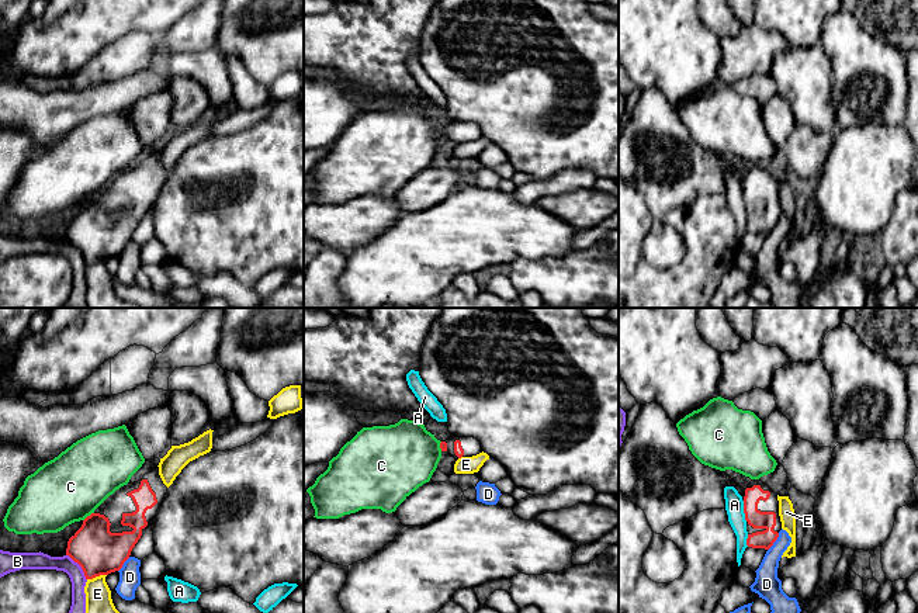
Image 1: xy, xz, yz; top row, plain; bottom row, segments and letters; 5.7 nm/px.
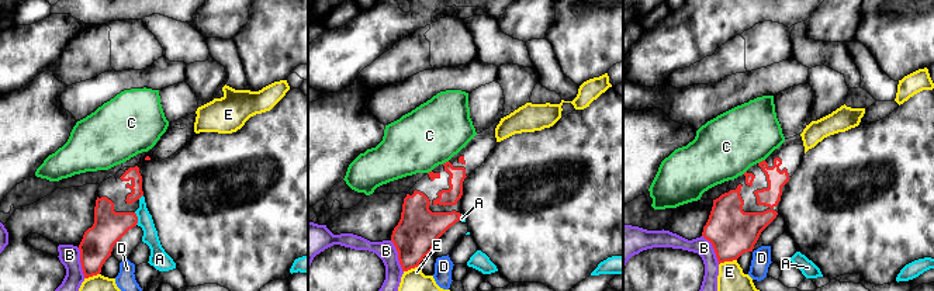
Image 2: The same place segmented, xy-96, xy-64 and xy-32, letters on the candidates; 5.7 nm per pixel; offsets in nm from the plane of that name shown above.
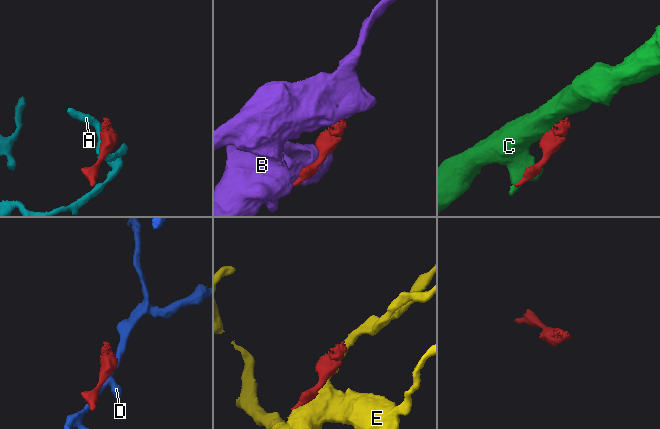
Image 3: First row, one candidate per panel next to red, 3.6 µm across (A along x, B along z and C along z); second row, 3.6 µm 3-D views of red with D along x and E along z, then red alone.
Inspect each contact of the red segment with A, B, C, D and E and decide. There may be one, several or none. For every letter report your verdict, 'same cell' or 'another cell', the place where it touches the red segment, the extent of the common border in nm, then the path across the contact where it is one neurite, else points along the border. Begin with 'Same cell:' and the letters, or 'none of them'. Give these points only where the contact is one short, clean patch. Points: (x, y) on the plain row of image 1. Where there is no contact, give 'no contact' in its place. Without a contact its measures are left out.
Same cell: none of them
A: another cell | yz (744, 196) | 120 nm
B: another cell | xy (80, 250) | 190 nm
C: another cell | xy (87, 201) | 80 nm | along xy (93, 197), (83, 205)
D: another cell | yz (775, 225) | 120 nm | along yz (779, 218), (768, 235)
E: another cell | xy (96, 260) | 120 nm

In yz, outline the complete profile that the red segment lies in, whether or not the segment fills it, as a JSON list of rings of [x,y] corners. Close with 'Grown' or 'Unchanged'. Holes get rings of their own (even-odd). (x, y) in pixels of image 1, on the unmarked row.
[[[752,164],[742,186],[748,217],[746,231],[769,235],[782,215],[777,179],[761,164]]]. Grown

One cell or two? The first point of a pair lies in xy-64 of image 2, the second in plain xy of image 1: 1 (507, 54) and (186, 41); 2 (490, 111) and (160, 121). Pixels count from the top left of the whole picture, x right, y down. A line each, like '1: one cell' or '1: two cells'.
1: two cells
2: one cell

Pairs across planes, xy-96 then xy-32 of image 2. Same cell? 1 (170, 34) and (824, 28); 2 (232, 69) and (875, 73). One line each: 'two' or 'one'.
1: two
2: one

